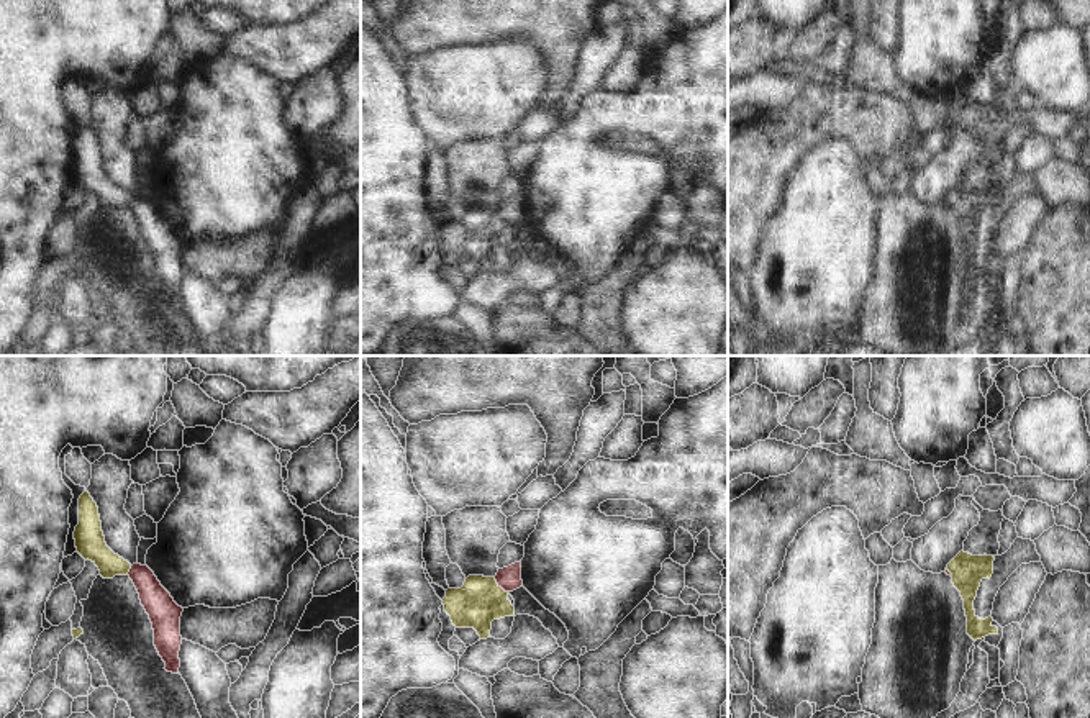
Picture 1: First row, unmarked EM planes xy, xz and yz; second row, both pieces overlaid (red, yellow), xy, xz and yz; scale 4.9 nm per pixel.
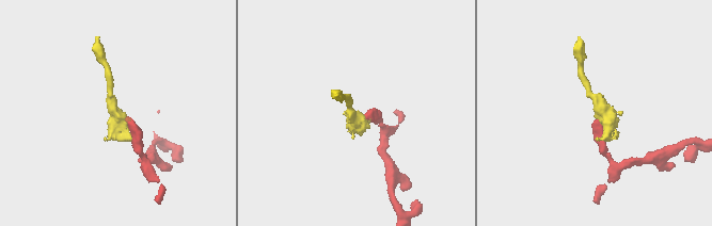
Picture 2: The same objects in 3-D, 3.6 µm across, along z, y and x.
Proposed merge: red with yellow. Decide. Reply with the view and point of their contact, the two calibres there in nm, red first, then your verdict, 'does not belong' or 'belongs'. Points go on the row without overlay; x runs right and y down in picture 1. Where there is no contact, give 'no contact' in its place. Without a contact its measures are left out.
meets red in xz at (500, 218); 110 nm thick on the red side, 220 nm on the other; belongs

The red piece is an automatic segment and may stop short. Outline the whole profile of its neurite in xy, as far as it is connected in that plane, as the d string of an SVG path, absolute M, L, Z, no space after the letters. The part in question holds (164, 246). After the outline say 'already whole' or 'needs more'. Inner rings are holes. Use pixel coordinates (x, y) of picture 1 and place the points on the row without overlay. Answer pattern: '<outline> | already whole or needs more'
M87 123L79 131L79 157L75 159L74 172L77 185L85 193L92 193L103 211L128 208L133 213L141 238L152 256L154 279L166 295L164 302L179 307L180 249L184 241L174 234L148 198L138 195L131 198L107 179L98 139Z | needs more

